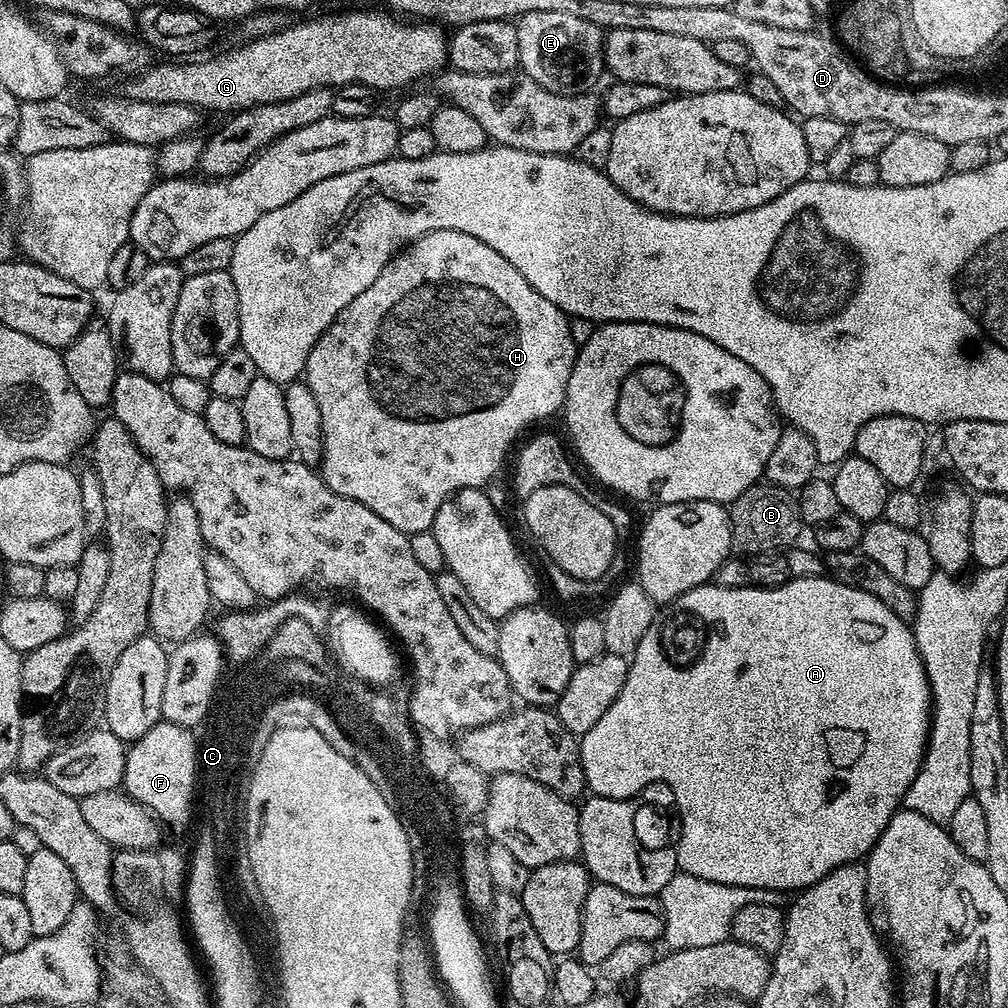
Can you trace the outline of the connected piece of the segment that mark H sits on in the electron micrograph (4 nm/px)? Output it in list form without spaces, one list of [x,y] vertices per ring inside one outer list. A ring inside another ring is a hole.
[[[434,230],[397,252],[390,263],[384,267],[382,274],[378,274],[378,278],[374,278],[374,282],[370,282],[370,286],[366,286],[366,290],[362,290],[362,294],[358,294],[358,298],[354,298],[354,302],[350,302],[350,306],[346,306],[346,310],[342,310],[342,314],[338,314],[338,318],[334,318],[332,325],[320,335],[318,342],[310,350],[308,361],[304,367],[308,389],[314,394],[314,398],[318,401],[318,410],[322,413],[324,457],[320,459],[318,471],[324,477],[326,486],[330,486],[330,490],[334,490],[334,494],[342,494],[342,498],[350,498],[354,502],[362,502],[362,506],[370,506],[370,510],[374,510],[374,514],[378,514],[378,518],[386,518],[386,522],[390,522],[390,526],[394,526],[394,530],[402,530],[409,534],[429,531],[442,502],[446,502],[448,496],[453,496],[455,492],[463,488],[483,489],[488,480],[501,471],[499,468],[503,466],[504,459],[508,456],[508,447],[515,442],[516,435],[523,428],[528,428],[531,424],[536,424],[539,420],[554,415],[555,412],[557,415],[563,409],[564,396],[568,393],[570,374],[574,370],[578,351],[578,345],[574,342],[574,338],[570,338],[568,322],[569,317],[566,313],[558,306],[554,306],[554,302],[546,302],[546,298],[542,298],[542,294],[538,294],[538,290],[534,290],[534,286],[530,286],[530,282],[526,282],[526,278],[522,278],[522,274],[518,274],[518,270],[514,270],[514,266],[510,266],[510,262],[506,262],[506,258],[502,258],[502,254],[498,254],[498,250],[486,246],[486,242],[482,242],[478,238],[470,238],[470,234],[462,234],[458,230]]]

